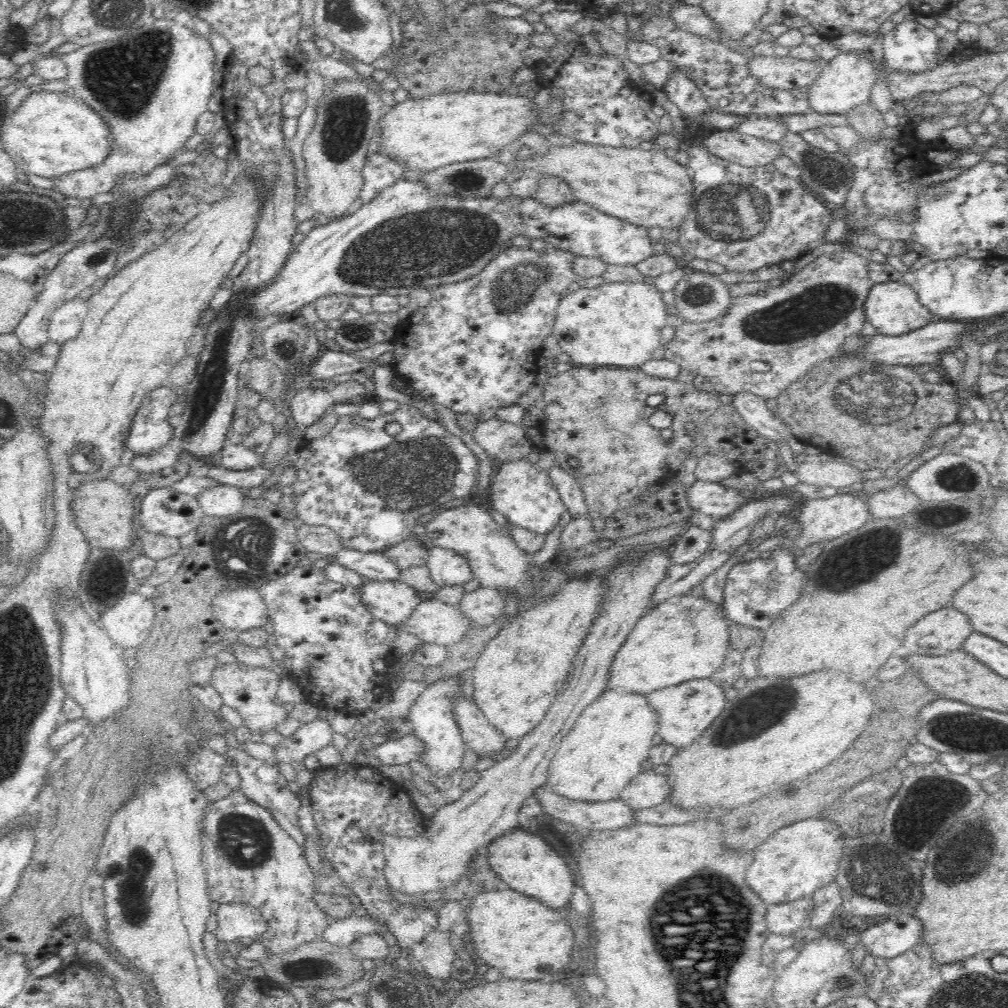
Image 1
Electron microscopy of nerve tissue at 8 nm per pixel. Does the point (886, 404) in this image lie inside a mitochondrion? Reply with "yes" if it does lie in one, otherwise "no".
yes

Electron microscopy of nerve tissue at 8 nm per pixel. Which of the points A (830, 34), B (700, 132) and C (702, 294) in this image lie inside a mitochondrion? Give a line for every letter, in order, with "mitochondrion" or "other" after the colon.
A: other
B: other
C: mitochondrion

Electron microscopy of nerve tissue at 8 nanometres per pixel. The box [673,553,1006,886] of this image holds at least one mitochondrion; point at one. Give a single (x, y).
(939, 800)

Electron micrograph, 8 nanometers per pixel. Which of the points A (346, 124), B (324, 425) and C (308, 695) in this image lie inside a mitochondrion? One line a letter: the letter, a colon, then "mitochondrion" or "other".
A: mitochondrion
B: other
C: other

